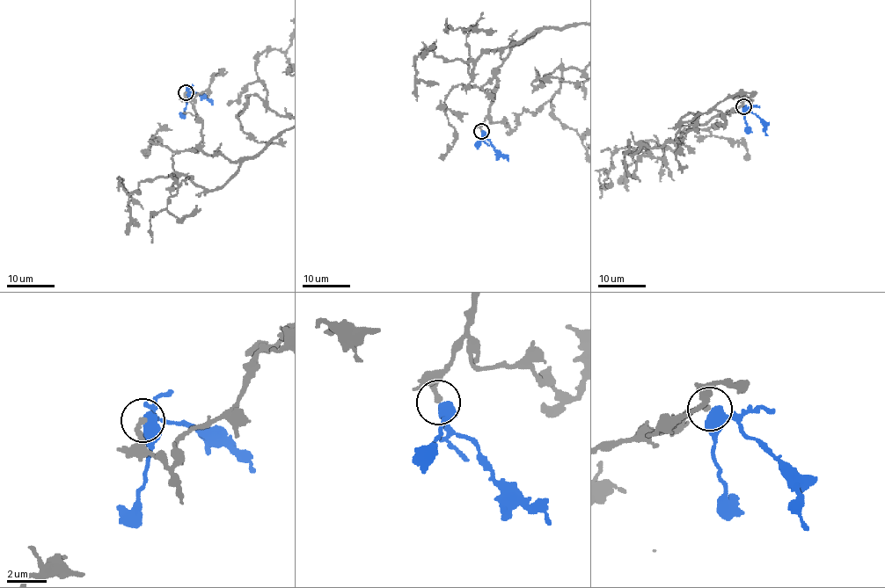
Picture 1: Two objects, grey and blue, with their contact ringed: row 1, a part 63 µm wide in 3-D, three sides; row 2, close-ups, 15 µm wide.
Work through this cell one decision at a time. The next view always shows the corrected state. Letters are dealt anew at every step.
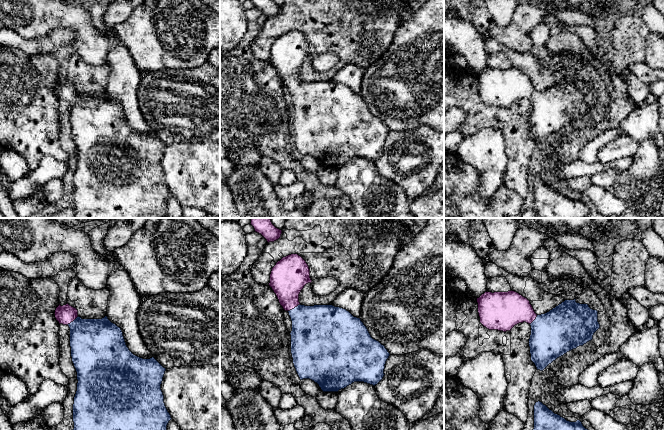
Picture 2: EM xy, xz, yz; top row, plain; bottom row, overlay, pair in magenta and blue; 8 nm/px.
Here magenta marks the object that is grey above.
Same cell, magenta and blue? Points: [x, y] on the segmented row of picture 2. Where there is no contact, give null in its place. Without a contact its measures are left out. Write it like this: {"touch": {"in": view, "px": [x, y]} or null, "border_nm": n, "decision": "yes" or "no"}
{"touch": {"in": "xz", "px": [294, 307]}, "border_nm": 120, "decision": "yes"}

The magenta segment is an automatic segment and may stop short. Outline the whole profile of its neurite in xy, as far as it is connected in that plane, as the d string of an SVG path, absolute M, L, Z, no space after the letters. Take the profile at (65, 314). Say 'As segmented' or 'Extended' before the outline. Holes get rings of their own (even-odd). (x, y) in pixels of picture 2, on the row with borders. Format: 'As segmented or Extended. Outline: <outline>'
Extended. Outline: M68 303L55 310L59 324L70 328L71 357L77 372L77 391L73 404L73 430L167 430L172 419L165 403L161 384L166 371L154 357L143 359L134 355L126 345L120 327L107 316L102 319L82 319L78 310Z

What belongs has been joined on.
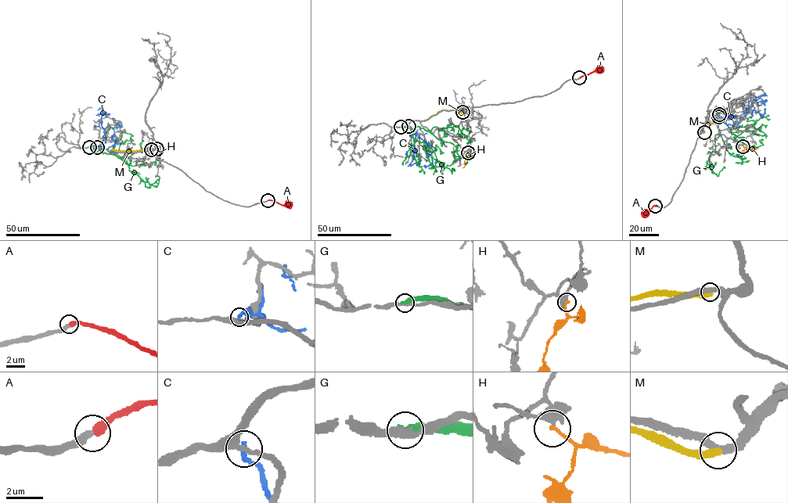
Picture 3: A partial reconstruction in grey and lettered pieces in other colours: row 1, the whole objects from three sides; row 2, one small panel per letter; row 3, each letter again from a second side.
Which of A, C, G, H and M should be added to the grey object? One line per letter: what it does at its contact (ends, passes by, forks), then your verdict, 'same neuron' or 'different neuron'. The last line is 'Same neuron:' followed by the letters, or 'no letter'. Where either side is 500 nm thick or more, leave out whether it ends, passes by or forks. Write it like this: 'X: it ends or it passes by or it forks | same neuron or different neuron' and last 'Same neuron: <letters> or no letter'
A: it ends | same neuron
C: it ends | different neuron
G: it ends | different neuron
H: it ends | different neuron
M: it ends | different neuron
Same neuron: A

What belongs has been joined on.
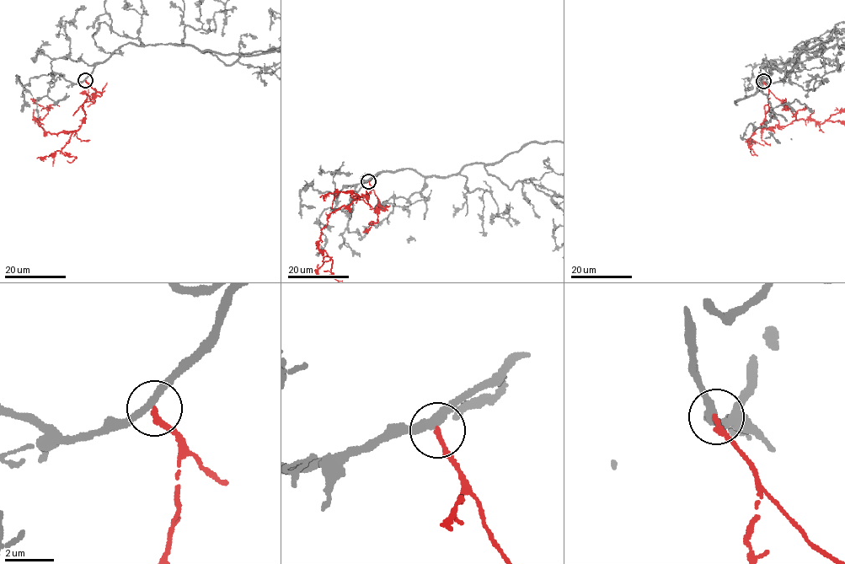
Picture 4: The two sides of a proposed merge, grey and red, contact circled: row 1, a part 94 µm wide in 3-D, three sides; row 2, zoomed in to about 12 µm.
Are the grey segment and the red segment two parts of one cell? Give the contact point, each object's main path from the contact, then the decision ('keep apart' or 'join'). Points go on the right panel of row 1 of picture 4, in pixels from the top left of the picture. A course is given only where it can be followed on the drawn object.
place (763, 81); course red (764, 82), (768, 88), (768, 103), (764, 106), (763, 129), (804, 119), (817, 124), (844, 121); keep apart

